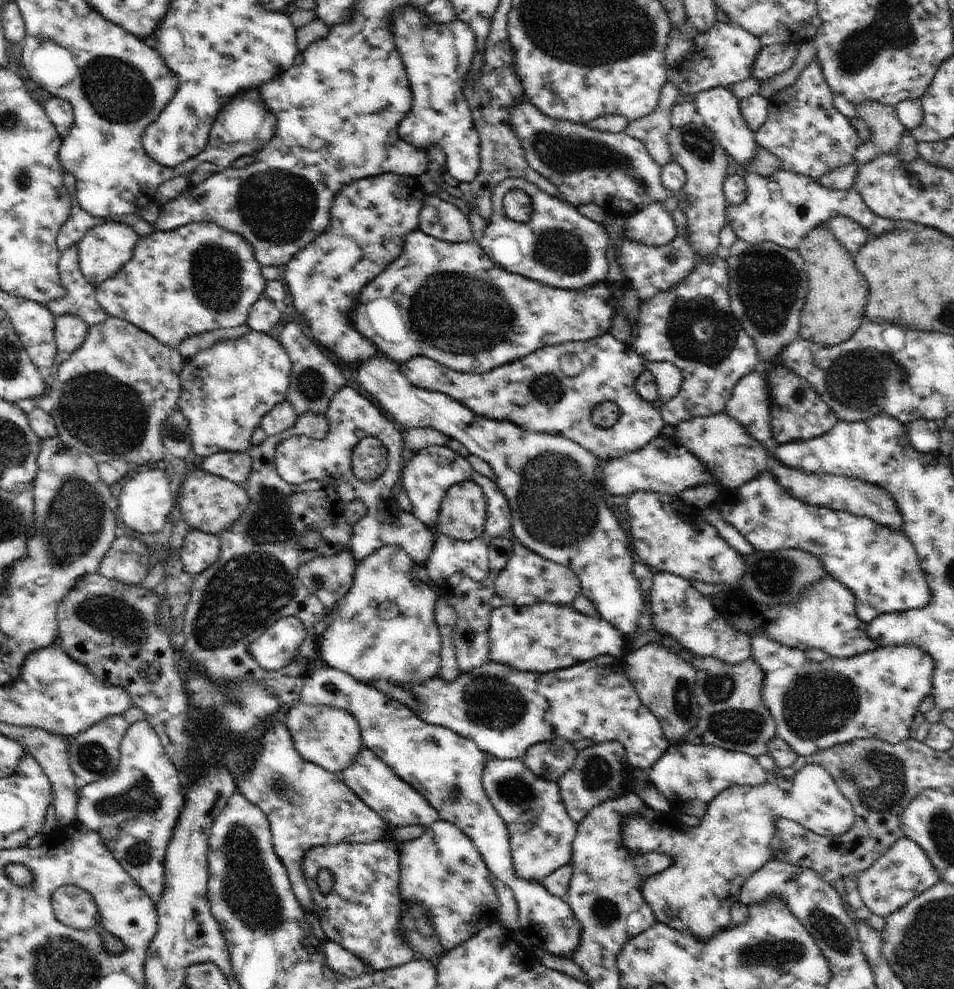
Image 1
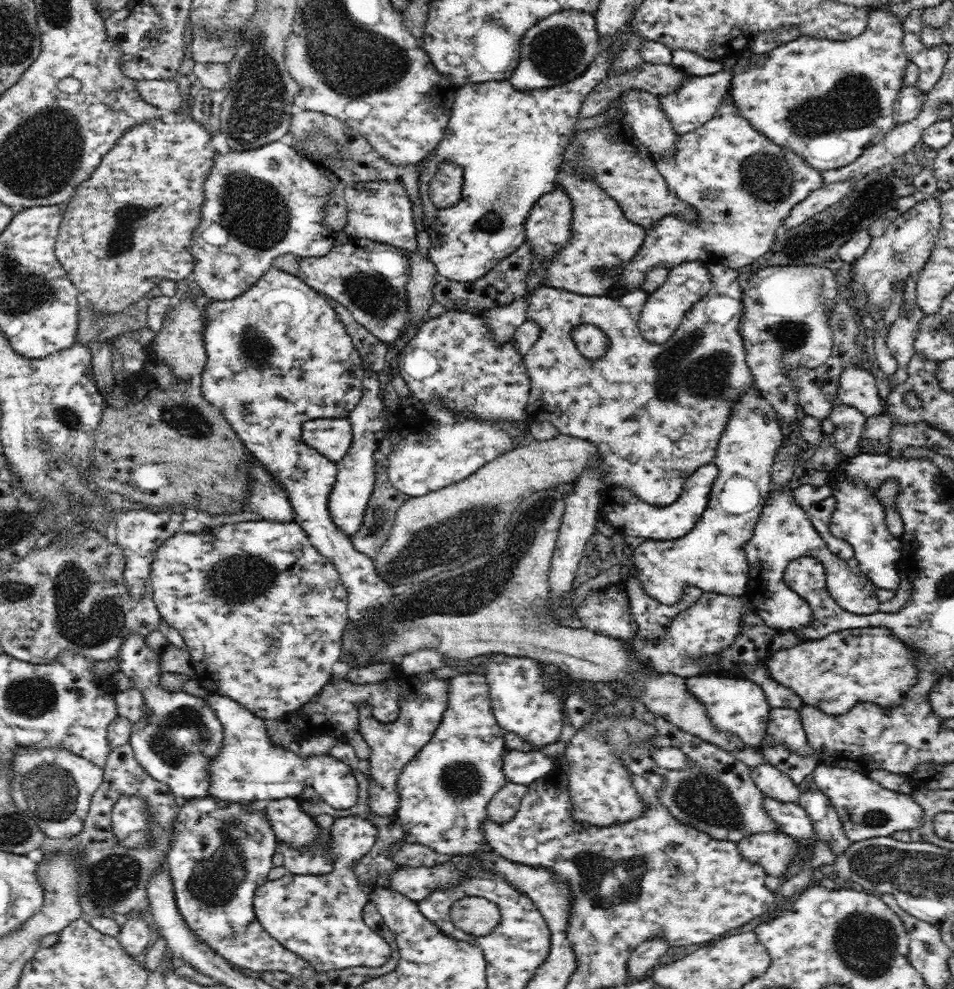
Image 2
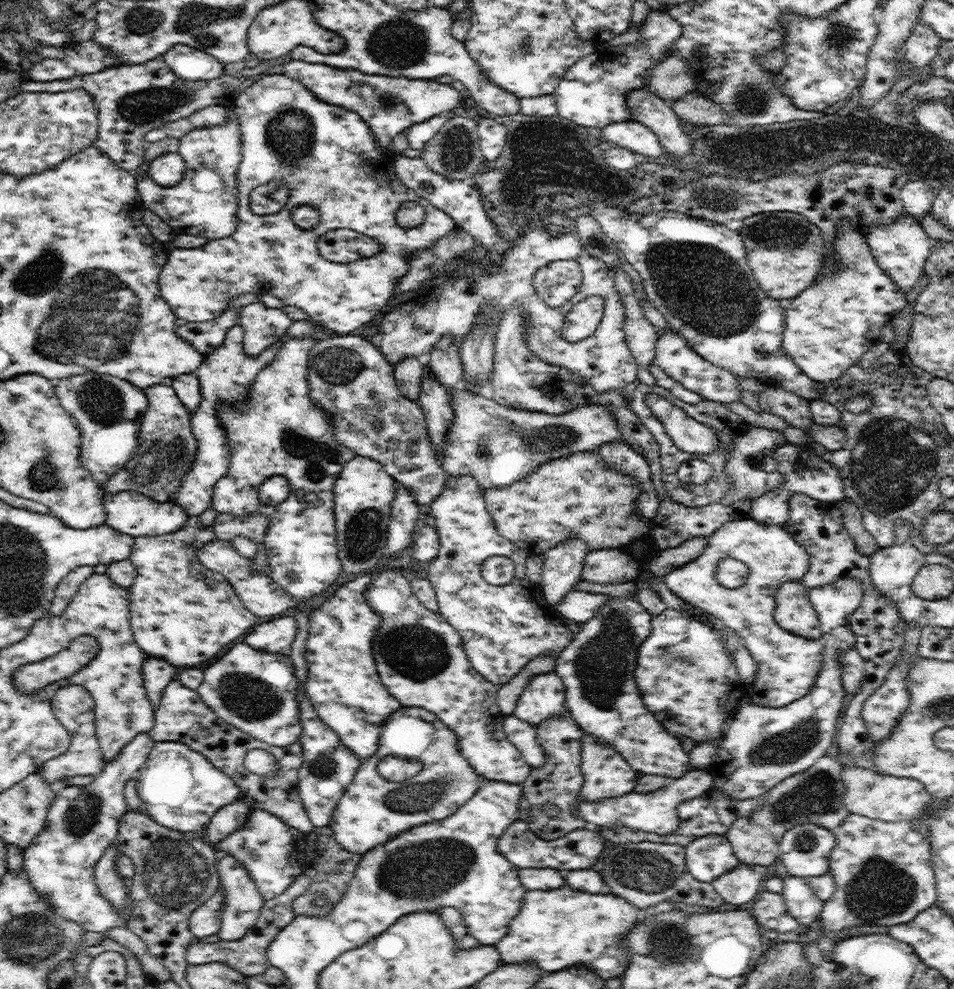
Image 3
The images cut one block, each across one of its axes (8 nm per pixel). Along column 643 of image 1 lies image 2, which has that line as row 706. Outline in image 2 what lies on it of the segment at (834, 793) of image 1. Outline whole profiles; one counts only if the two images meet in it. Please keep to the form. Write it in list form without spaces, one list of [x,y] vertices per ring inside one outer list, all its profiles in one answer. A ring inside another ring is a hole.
[[[867,627],[845,629],[834,632],[821,639],[806,639],[802,641],[802,644],[797,644],[794,648],[782,648],[782,650],[778,650],[778,652],[766,662],[766,666],[768,667],[768,671],[770,671],[770,678],[791,688],[803,700],[804,705],[816,707],[828,715],[838,716],[848,712],[853,706],[856,706],[858,702],[876,703],[884,707],[885,710],[897,707],[897,704],[900,704],[901,700],[904,698],[905,692],[909,691],[909,688],[916,682],[918,670],[918,667],[916,667],[916,660],[918,660],[918,658],[920,657],[918,657],[912,649],[908,649],[898,637],[892,635],[890,629],[885,627]]]

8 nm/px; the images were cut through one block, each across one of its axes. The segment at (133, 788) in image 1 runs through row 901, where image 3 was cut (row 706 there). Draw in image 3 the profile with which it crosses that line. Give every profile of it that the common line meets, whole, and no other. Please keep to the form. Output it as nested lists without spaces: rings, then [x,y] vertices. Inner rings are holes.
[[[147,656],[142,664],[142,676],[146,694],[148,694],[150,702],[152,702],[152,708],[156,710],[158,704],[160,704],[162,692],[176,676],[176,667],[162,658]]]

